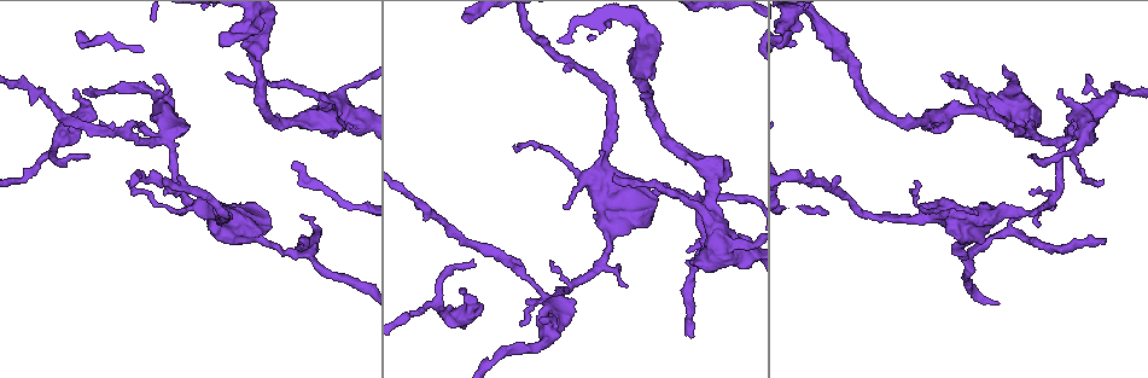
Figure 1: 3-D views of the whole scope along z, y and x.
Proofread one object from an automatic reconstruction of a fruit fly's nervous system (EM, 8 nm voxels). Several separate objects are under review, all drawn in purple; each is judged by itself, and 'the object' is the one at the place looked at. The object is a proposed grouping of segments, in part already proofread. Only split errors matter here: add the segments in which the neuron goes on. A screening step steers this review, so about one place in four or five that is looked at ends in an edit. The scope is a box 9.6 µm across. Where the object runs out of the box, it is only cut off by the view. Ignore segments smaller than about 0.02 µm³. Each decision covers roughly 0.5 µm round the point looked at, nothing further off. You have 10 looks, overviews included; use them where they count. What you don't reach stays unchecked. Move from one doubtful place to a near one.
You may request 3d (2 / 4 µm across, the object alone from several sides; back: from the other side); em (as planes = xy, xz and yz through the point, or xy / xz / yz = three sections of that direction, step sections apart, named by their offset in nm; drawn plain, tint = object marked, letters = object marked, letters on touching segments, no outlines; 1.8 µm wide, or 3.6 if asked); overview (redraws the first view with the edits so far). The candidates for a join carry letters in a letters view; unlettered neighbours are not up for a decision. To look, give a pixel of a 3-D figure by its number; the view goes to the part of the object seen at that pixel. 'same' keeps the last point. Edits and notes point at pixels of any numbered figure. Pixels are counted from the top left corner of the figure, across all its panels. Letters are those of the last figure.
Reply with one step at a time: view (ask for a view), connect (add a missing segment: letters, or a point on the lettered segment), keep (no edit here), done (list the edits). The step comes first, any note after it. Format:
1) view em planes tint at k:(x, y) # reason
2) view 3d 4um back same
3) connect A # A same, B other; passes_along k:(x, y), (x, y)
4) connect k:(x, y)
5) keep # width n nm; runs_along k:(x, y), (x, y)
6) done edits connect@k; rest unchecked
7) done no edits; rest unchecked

view em xz step 16 letters at 1:(476, 264) # an open end

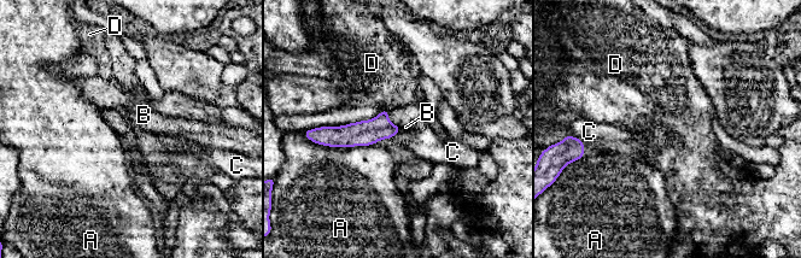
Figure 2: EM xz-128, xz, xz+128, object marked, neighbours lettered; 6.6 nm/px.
view em planes letters same

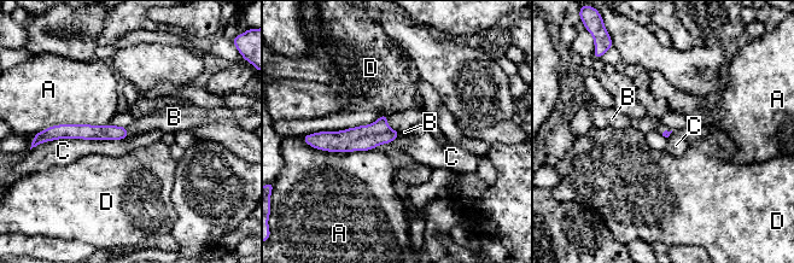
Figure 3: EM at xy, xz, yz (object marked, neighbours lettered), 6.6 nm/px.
connect B # longest_contact C 600 nm; A other, B same, C other, D other; the neuron continues

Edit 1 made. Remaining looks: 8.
view overview # redraw

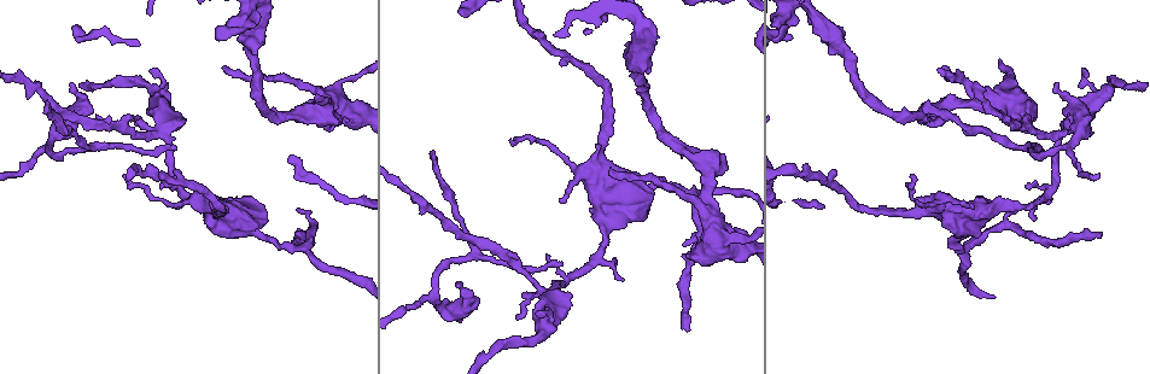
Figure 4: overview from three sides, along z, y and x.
view em planes plain at 4:(72, 85) # free end

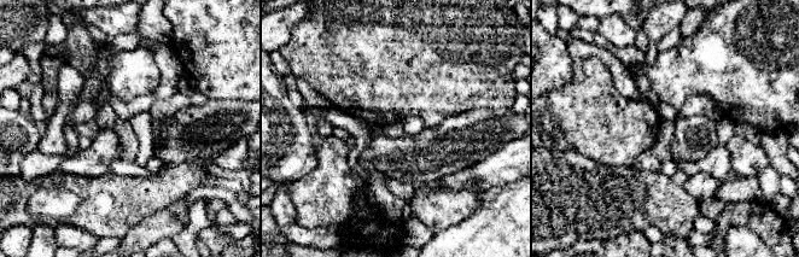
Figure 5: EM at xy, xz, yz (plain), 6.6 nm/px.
view em planes tint same # with the object marked

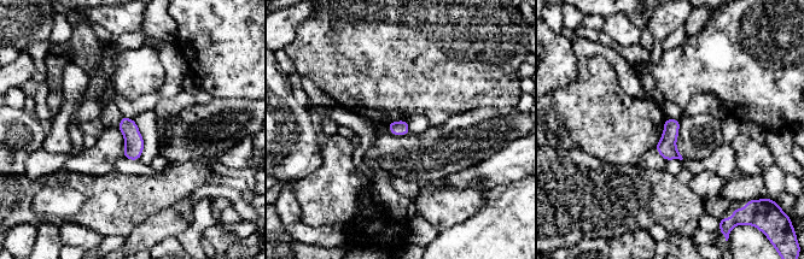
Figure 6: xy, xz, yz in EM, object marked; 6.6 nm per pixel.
view em planes letters same

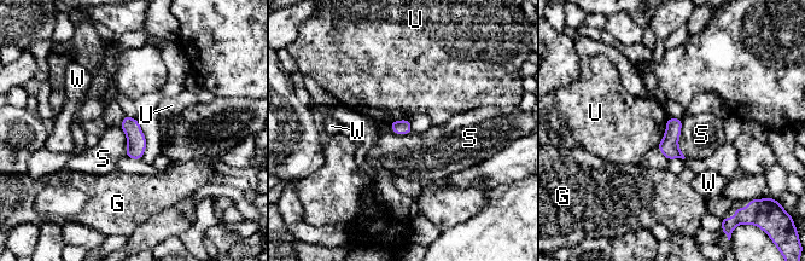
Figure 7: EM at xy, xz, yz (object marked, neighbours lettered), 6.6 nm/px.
keep # G other, S other, U other, W other; border 7:(681, 119), (678, 149), (684, 158); no lettered segment goes on from it

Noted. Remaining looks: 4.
view em xy step 16 letters at 4:(686, 331) # an open end

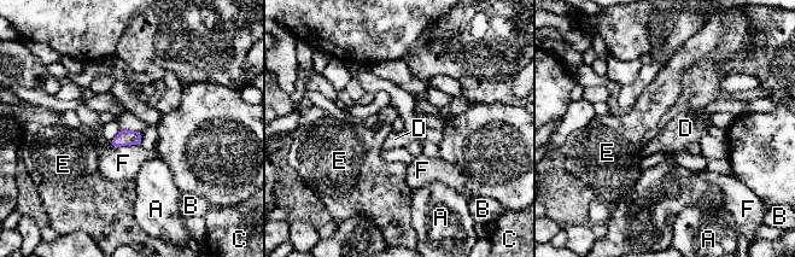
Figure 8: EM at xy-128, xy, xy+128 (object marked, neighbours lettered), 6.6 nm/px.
view em xz step 8 letters same

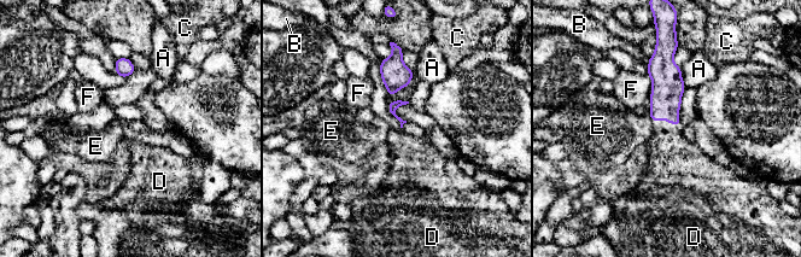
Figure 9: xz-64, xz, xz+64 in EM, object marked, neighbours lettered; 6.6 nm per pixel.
connect D # longest_contact D 190 nm; A other, B other, C other, D same, E other, F other; the neuron continues

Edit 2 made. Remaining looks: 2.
view overview

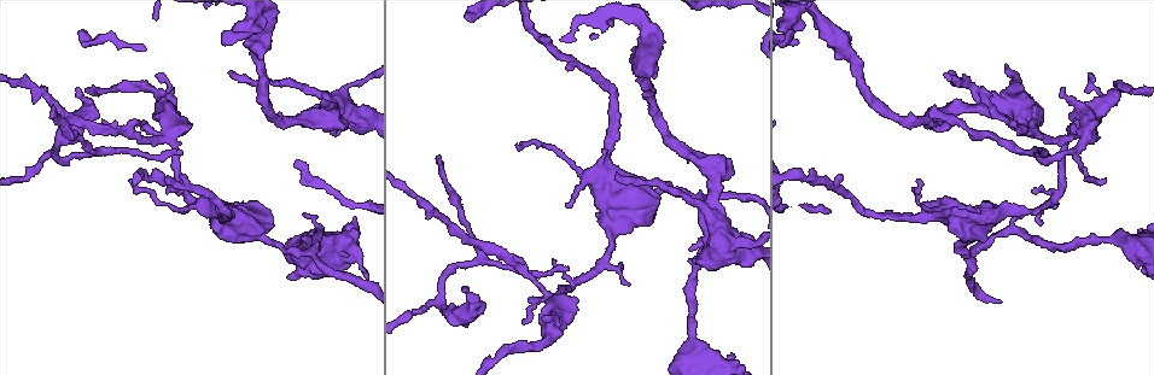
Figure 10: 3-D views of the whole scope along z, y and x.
view em 3.6um yz step 8 letters at 10:(1016, 111) # thick turns thin

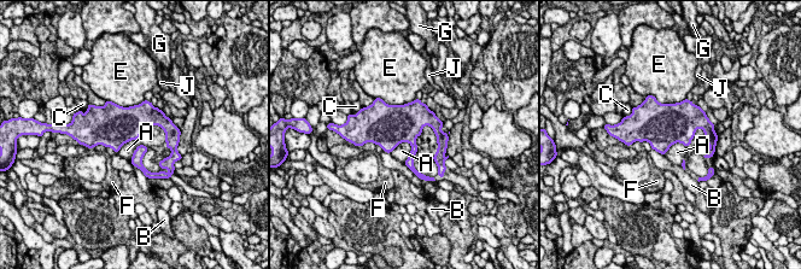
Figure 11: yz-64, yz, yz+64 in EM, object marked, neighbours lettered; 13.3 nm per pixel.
keep # longest_contact E 440 nm; A other, B other, C other, E other, F other, G other, J other; border 11:(411, 145), (399, 142), (390, 152); no lettered segment goes on from it

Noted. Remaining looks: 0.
done edits connect@3, connect@9; rest unchecked

